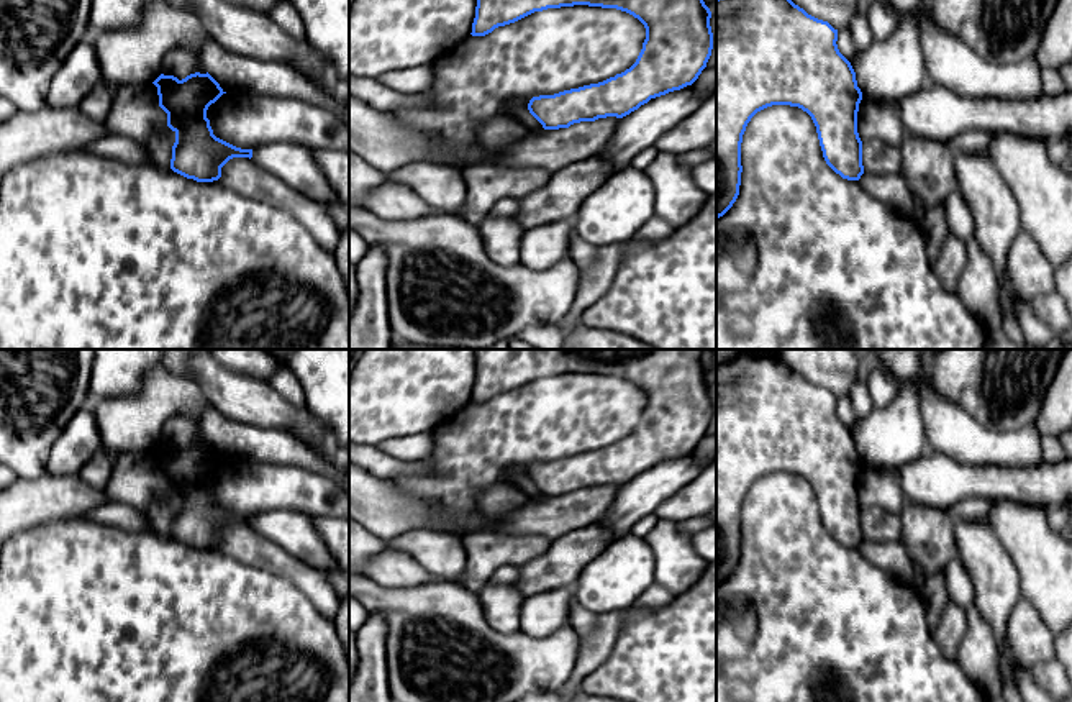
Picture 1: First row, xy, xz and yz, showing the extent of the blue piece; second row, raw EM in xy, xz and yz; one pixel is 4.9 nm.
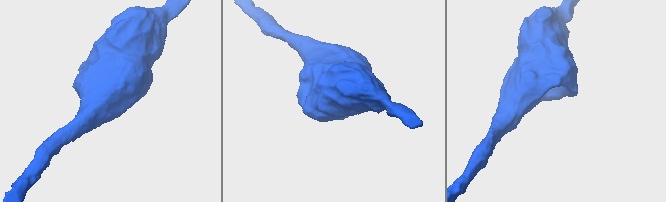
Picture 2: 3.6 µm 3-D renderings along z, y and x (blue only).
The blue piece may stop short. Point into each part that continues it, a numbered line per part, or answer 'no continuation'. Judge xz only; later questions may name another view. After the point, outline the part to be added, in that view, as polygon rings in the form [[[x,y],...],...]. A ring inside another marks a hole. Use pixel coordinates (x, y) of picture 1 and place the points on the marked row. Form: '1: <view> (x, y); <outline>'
no continuation

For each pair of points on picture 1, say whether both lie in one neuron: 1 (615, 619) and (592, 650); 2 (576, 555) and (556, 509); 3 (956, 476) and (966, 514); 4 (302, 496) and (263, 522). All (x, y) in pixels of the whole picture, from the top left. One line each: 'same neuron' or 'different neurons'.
1: same neuron
2: different neurons
3: different neurons
4: different neurons

